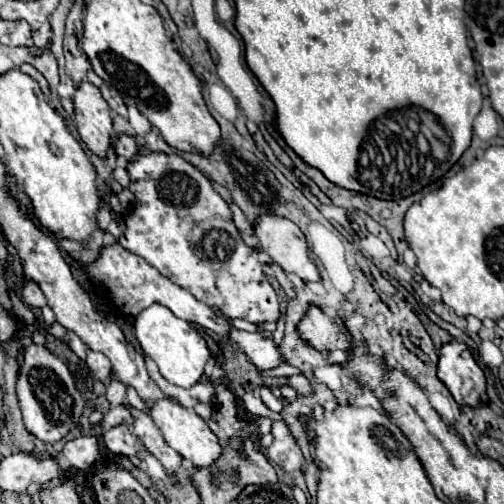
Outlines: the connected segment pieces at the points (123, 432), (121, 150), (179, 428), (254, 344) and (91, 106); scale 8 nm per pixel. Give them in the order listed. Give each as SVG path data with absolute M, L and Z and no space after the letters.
M116 425L104 431L104 445L108 451L116 455L126 455L126 457L136 455L136 437L128 429L128 425Z
M118 135L116 143L114 143L114 149L116 149L116 153L122 155L126 161L132 161L132 159L138 155L136 139L130 137L130 135Z
M162 399L152 405L150 415L152 415L154 423L158 425L158 429L162 431L166 443L172 449L176 449L184 459L190 459L196 467L208 467L222 455L222 445L218 443L218 437L212 433L212 429L206 425L206 421L200 415L196 415L196 411L184 409L182 405L174 403L170 399Z
M230 331L230 339L250 357L250 361L260 369L274 369L284 363L284 357L280 353L280 347L266 339L262 333L248 333L248 331Z
M82 83L74 93L74 111L76 111L76 127L86 143L86 147L106 159L106 151L114 141L112 117L108 103L102 99L100 91L92 83Z

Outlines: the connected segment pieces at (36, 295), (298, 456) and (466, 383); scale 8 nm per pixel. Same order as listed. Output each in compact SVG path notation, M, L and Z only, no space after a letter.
M26 281L24 291L22 291L22 299L24 299L28 305L36 307L36 309L40 309L40 307L46 305L46 297L44 297L44 293L40 291L40 287L38 287L34 281Z
M274 421L272 435L274 435L274 443L267 449L268 459L280 465L286 473L302 471L306 459L302 455L298 441L292 437L290 427L284 421Z
M458 341L442 345L438 379L460 405L478 407L486 401L486 375L478 363L474 363L472 355L462 357L464 351L468 351L468 347Z

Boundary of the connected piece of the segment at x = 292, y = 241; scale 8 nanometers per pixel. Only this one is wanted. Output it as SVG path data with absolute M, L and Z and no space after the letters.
M262 215L260 219L256 219L254 223L254 231L256 237L260 239L258 249L268 249L270 257L288 273L294 273L296 277L300 277L304 283L310 281L320 281L320 271L314 265L314 259L310 259L310 249L308 249L308 241L306 235L300 231L300 227L288 219L276 217L276 215Z

